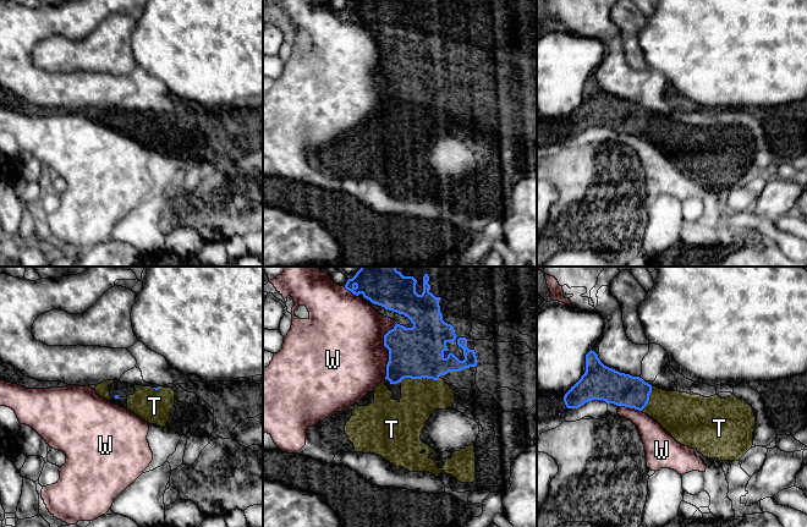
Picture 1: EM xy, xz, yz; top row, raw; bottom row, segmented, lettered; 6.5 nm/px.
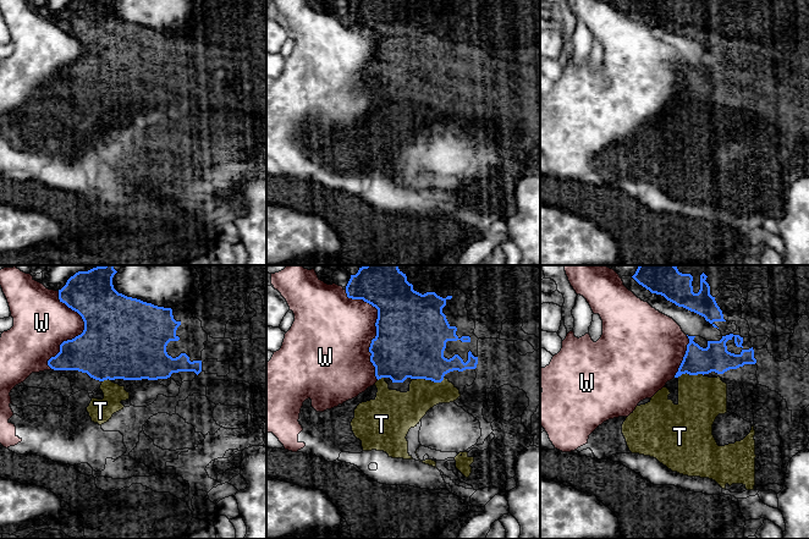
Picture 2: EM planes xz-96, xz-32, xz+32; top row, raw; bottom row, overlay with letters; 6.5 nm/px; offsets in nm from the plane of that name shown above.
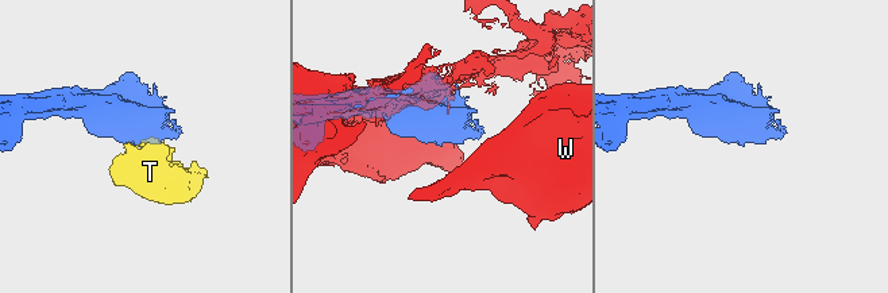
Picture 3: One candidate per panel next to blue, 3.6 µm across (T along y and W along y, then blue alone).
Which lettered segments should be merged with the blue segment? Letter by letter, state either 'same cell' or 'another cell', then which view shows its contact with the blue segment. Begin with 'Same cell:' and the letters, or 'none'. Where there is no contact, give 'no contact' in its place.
Same cell: T
T: same cell; contact in xz
W: another cell; contact in xz

